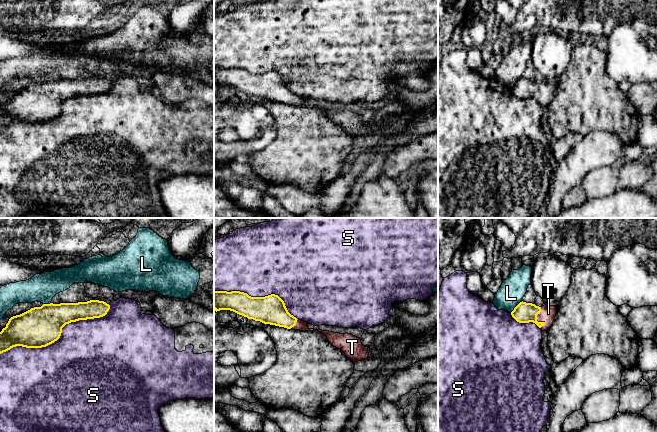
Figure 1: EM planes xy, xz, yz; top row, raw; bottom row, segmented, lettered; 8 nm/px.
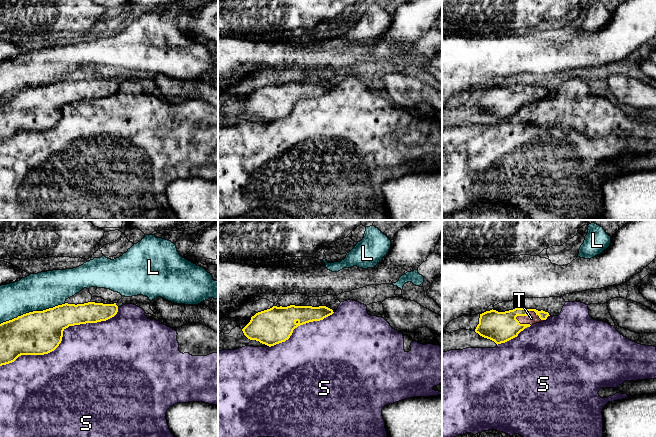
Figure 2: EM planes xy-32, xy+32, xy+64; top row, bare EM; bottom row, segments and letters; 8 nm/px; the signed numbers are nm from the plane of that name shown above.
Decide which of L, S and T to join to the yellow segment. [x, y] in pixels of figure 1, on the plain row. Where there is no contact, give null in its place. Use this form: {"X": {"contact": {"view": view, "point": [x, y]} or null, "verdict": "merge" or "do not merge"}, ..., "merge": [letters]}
{"L": {"contact": {"view": "yz", "point": [516, 82]}, "verdict": "do not merge"}, "S": {"contact": {"view": "xy", "point": [60, 111]}, "verdict": "do not merge"}, "T": {"contact": {"view": "yz", "point": [536, 96]}, "verdict": "merge"}, "merge": ["T"]}

